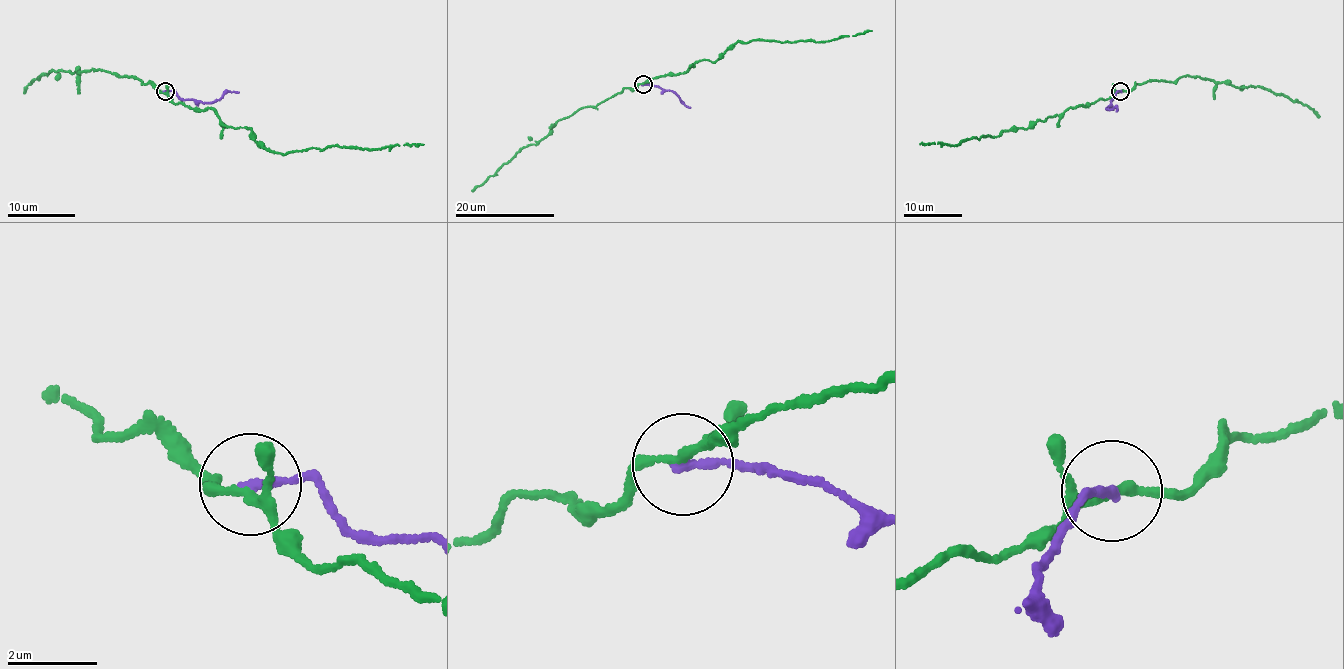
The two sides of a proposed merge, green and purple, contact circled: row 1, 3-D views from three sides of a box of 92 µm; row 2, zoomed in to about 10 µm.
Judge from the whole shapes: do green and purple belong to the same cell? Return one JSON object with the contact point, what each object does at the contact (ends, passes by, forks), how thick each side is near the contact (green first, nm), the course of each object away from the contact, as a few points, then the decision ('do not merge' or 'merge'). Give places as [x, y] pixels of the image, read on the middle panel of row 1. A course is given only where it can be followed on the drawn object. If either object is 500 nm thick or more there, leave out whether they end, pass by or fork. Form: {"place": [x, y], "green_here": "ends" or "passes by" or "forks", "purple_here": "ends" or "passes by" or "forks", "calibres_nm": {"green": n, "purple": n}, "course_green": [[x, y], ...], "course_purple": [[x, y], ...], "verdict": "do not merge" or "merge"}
{"place": [643, 84], "green_here": "forks", "purple_here": "ends", "calibres_nm": {"green": 150, "purple": 240}, "course_green": [[642, 83], [668, 74], [684, 73], [702, 60], [715, 62], [738, 41], [825, 42], [872, 31]], "course_purple": [[642, 84], [671, 90], [690, 107]], "verdict": "do not merge"}

